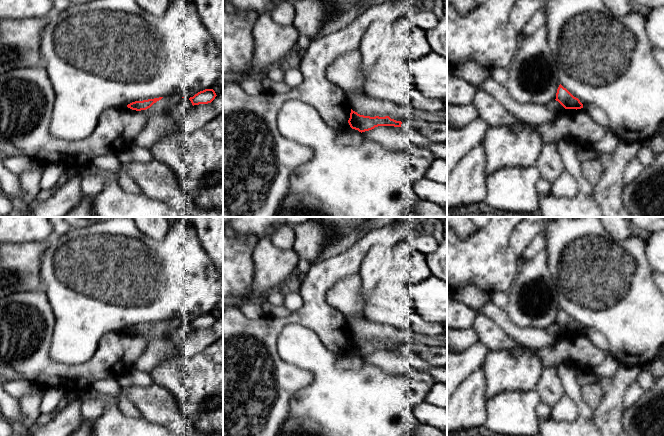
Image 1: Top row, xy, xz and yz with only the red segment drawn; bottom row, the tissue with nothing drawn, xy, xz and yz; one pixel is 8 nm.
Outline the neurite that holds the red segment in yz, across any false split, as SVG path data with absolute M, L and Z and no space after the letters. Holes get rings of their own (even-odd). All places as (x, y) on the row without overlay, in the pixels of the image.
M561 308L559 309L556 317L556 325L558 325L565 333L581 333L583 328L580 324L574 321L566 312Z

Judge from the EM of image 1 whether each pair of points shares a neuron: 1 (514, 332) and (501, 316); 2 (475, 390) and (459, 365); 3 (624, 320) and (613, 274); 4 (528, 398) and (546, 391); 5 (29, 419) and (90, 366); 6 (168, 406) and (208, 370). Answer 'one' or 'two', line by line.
1: one
2: two
3: one
4: two
5: two
6: two

